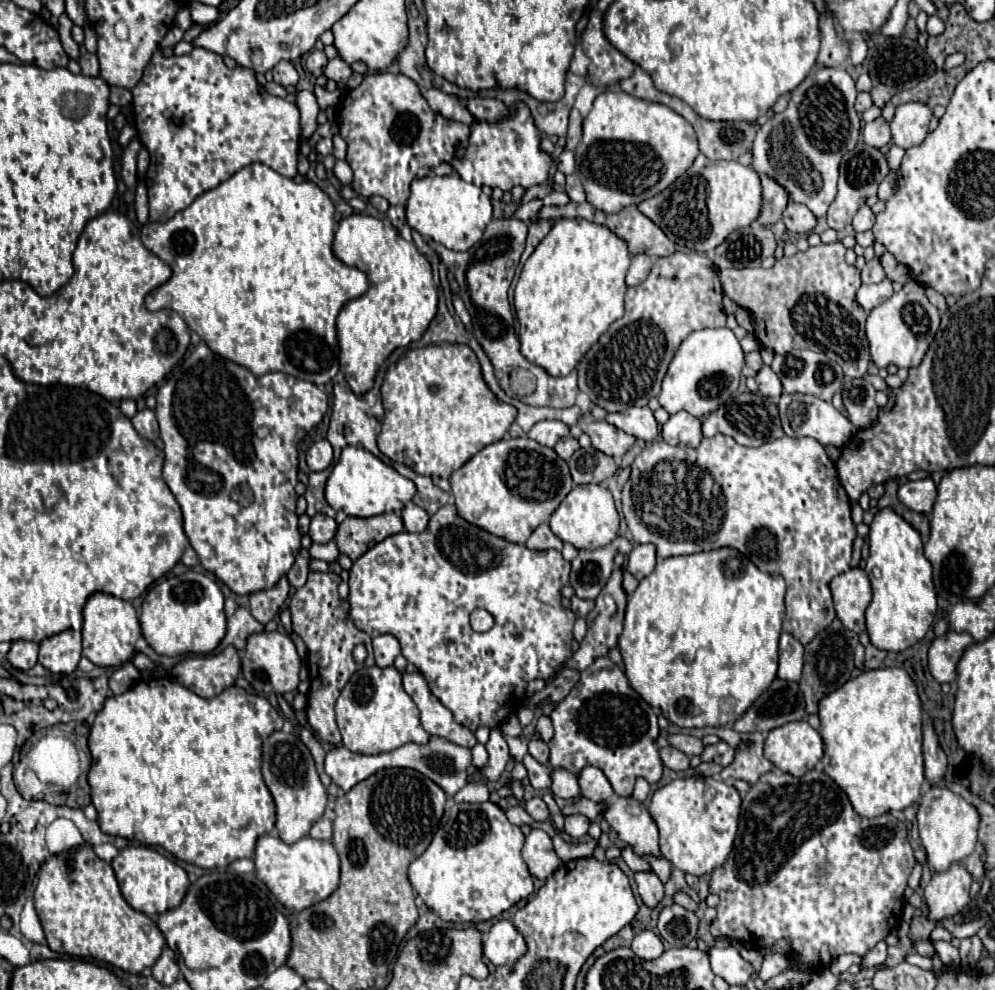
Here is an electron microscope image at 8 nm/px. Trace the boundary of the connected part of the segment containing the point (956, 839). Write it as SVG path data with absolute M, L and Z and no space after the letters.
M929 788L923 796L923 802L917 812L921 844L927 854L927 866L933 872L945 872L953 862L965 860L975 844L977 844L977 828L979 828L979 814L977 810L965 802L959 794L947 788Z

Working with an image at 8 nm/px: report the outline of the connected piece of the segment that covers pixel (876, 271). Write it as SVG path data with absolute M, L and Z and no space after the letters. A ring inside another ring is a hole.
M879 258L869 260L869 262L865 264L865 268L861 270L861 280L863 280L865 284L877 284L877 282L881 282L883 278L885 278L885 270L883 270Z

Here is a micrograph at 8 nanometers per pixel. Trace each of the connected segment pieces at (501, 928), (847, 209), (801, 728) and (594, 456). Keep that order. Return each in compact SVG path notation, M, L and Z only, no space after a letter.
M497 920L491 930L489 936L483 942L483 954L495 964L495 966L511 966L515 964L523 954L527 952L527 944L525 938L521 936L521 932L513 926L511 920Z
M863 144L863 146L857 146L853 150L845 152L845 156L841 158L841 166L839 166L839 192L837 192L837 198L833 200L833 204L827 210L829 228L843 230L847 224L851 224L851 218L855 216L859 206L865 204L865 200L869 196L877 194L877 186L887 174L889 174L889 164L877 148Z
M805 720L773 728L765 740L765 758L793 776L813 770L823 756L823 740Z
M579 448L569 460L569 468L575 484L599 484L611 478L619 466L611 456L595 448Z

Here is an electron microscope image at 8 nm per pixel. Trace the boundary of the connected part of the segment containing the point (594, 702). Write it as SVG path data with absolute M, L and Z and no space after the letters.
M607 656L597 658L587 670L581 672L581 680L551 712L551 722L555 734L549 740L549 762L539 764L535 760L523 760L533 788L549 788L551 772L555 768L565 768L577 774L585 766L601 768L619 796L631 796L633 784L639 776L643 776L649 784L659 782L663 762L655 744L659 736L657 716L651 706L629 686L623 670L617 668Z

